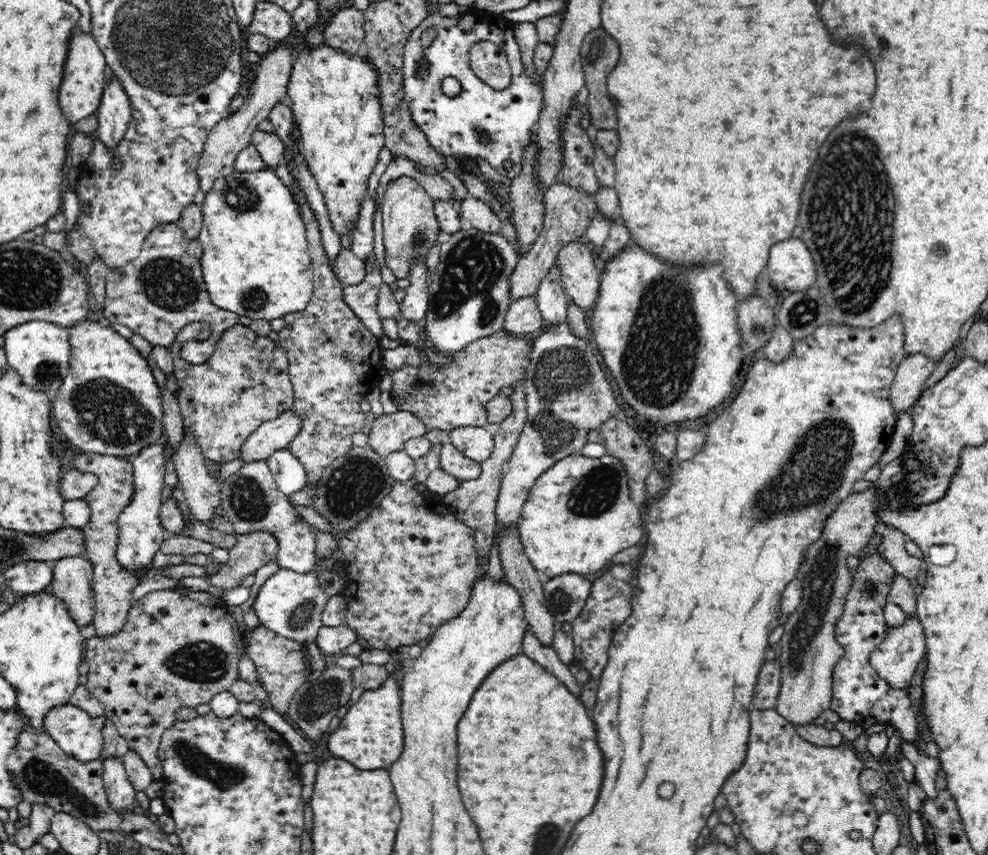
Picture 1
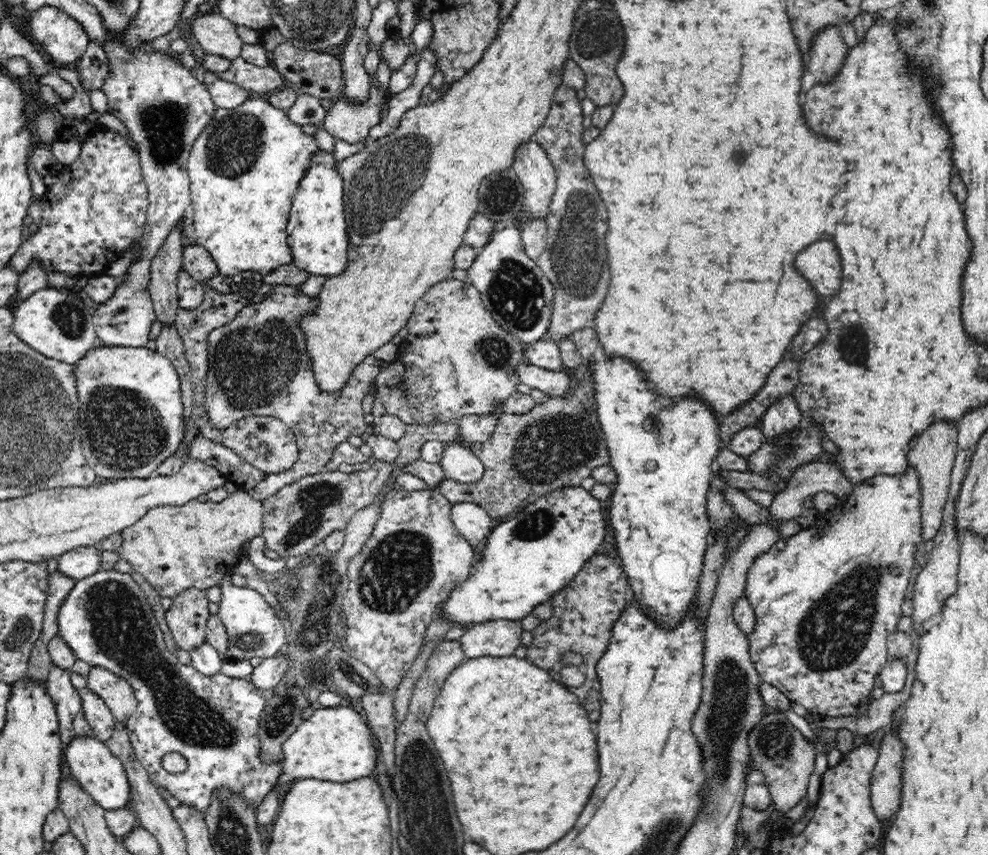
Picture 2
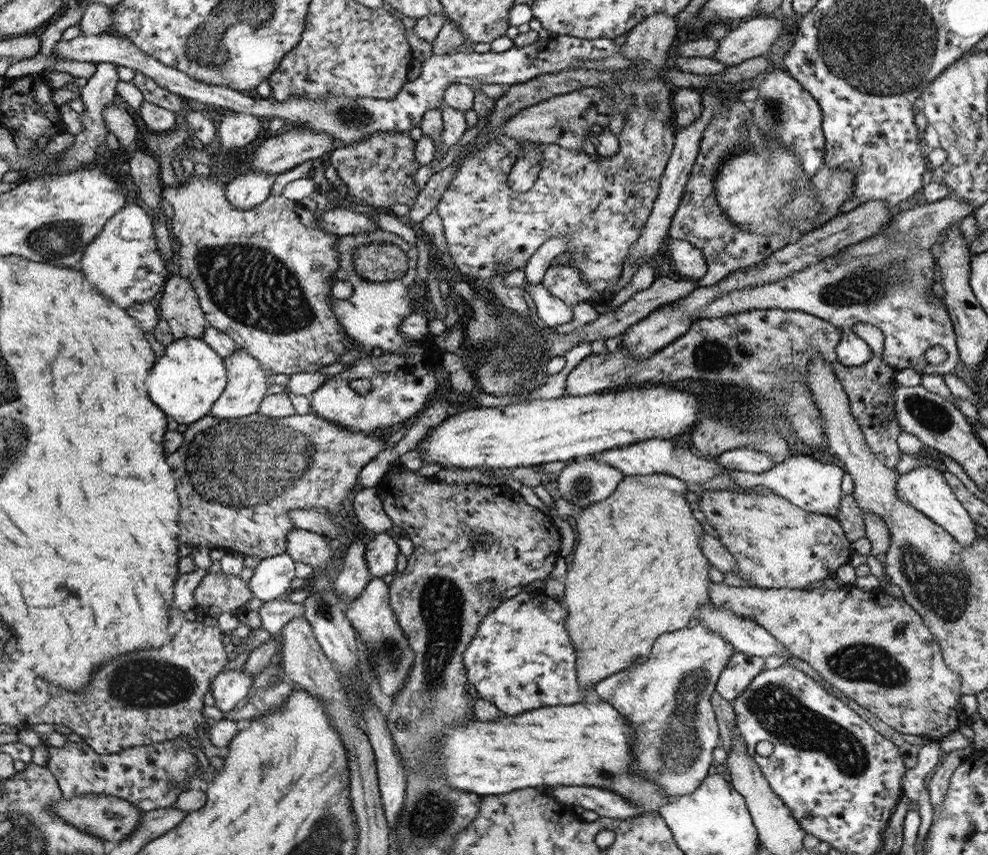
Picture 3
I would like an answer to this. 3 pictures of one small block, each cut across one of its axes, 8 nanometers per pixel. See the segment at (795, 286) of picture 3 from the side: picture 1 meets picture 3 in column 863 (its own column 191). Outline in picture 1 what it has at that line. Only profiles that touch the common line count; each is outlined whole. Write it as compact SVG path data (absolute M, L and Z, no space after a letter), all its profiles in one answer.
M179 223L156 226L148 234L143 243L142 251L134 261L126 264L122 269L110 269L110 272L106 274L104 317L111 323L128 326L133 334L144 337L152 346L168 348L172 346L183 326L190 324L190 322L207 322L211 328L209 338L206 338L206 340L187 340L181 346L181 357L192 365L201 366L204 362L208 362L208 359L212 356L215 351L215 344L221 334L226 329L237 325L241 316L213 305L203 280L203 271L200 270L201 262L194 262L193 256L187 254L188 246L188 238L184 235Z

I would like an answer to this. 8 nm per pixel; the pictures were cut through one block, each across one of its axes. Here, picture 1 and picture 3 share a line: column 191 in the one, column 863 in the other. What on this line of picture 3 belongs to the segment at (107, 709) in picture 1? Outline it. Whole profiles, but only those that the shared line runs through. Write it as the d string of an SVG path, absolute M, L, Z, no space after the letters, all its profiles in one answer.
M710 581L710 596L712 604L750 616L751 621L766 628L778 642L782 642L788 652L808 662L824 680L876 715L894 733L937 741L968 722L966 714L959 709L962 696L960 676L946 666L934 634L910 604L888 595L881 586L868 591L859 589L855 584L836 590L825 585L798 590L736 587Z

